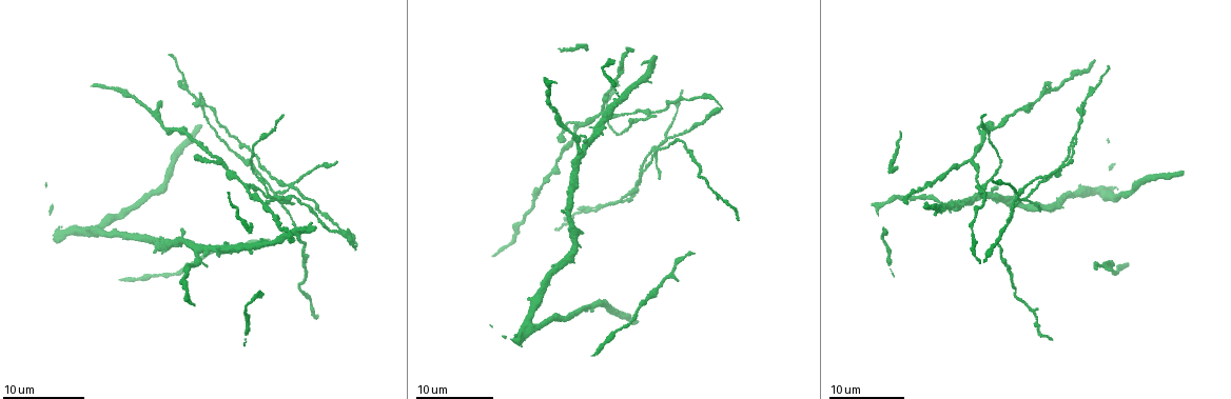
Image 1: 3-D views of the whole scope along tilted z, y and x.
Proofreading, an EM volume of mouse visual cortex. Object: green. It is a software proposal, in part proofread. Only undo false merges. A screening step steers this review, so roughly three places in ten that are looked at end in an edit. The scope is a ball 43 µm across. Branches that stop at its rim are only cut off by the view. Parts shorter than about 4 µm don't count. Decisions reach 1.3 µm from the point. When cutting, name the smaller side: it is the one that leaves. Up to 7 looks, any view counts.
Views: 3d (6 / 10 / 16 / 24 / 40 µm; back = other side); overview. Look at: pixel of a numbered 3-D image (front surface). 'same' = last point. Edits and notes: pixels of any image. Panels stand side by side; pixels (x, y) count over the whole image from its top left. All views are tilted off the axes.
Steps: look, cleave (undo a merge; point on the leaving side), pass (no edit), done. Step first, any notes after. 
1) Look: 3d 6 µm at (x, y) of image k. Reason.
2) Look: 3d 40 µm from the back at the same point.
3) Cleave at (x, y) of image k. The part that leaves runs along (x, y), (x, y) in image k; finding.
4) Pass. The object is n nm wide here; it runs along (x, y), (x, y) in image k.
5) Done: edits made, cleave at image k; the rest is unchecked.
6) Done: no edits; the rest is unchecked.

Look: 3d 10 µm at (191, 94) of image 1. Narrows sharply.

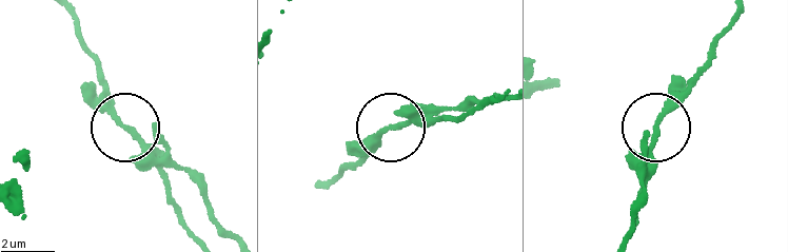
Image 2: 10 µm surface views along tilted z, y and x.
Look: 3d 6 µm at (656, 132) of image 2.

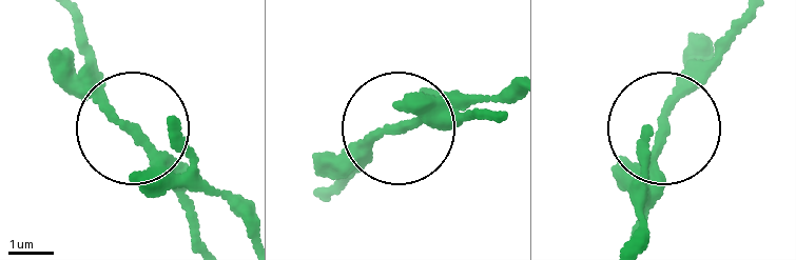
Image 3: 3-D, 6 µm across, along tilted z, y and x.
Cleave at (192, 234) of image 3. The part that leaves runs along (158, 175), (196, 241) in image 3; two neurons meet here.

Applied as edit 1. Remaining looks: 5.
Look: overview.

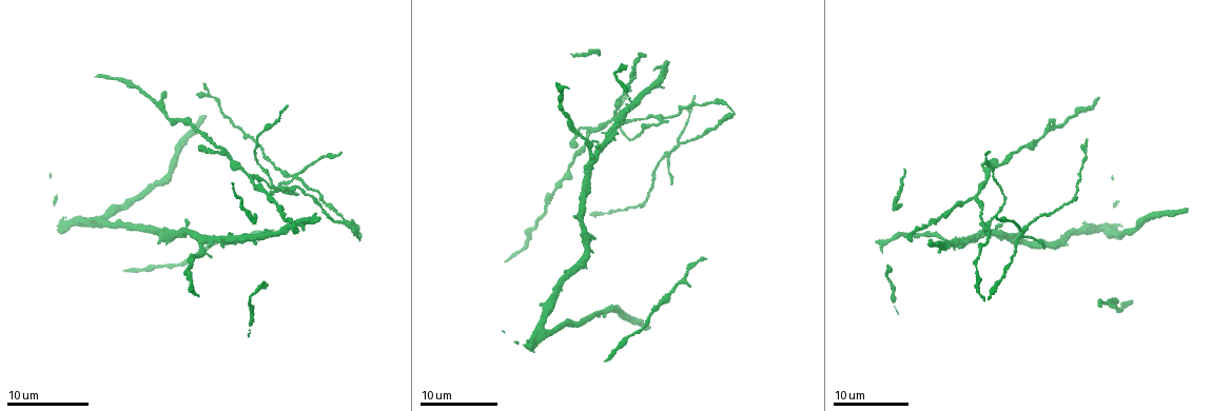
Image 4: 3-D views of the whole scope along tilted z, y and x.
Look: 3d 6 µm at (296, 175) of image 4. Four or more arms meet.

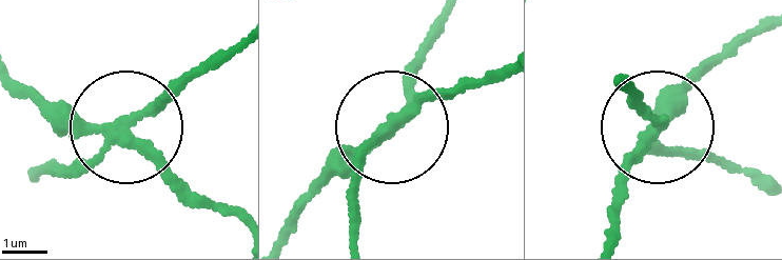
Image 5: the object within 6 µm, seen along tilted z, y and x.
Look: 3d 6 µm from the back at (393, 128) of image 5.

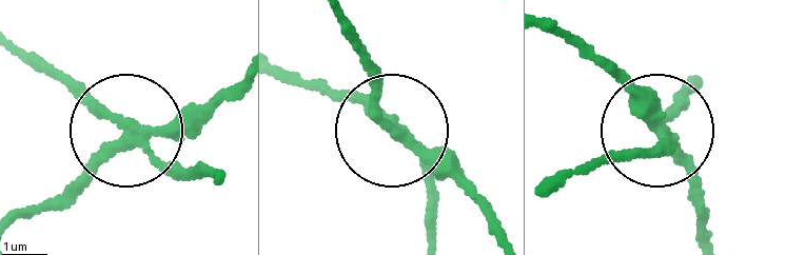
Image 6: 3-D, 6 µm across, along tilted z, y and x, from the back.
Cleave at (184, 178) of image 6. 4 arms meet here; the part that leaves runs along (130, 126), (12, 55) in image 6; two neurons meet here.

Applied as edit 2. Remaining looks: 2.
Look: 3d 10 µm at (250, 175) of image 4. A fork.

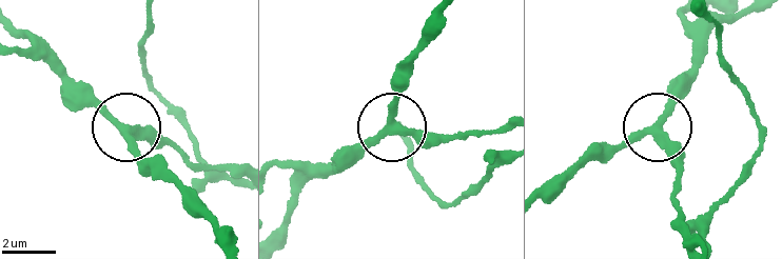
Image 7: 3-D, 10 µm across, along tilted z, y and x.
Look: 3d 6 µm at (394, 129) of image 7. Closer look.

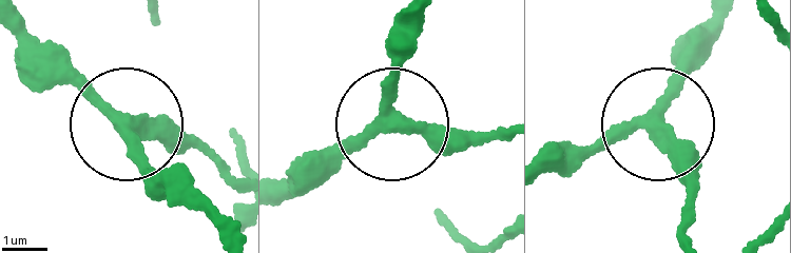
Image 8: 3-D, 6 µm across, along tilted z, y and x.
Pass. 3 arms meet here; all the same neuron.

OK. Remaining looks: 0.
Done: edits made, cleave at image 3, cleave at image 6; the rest is unchecked.

